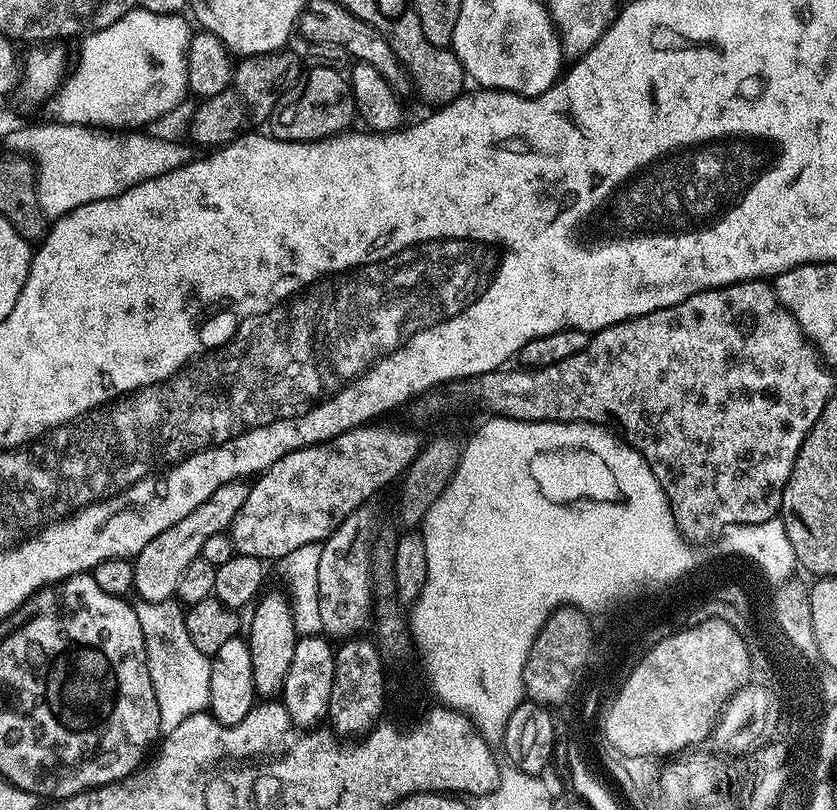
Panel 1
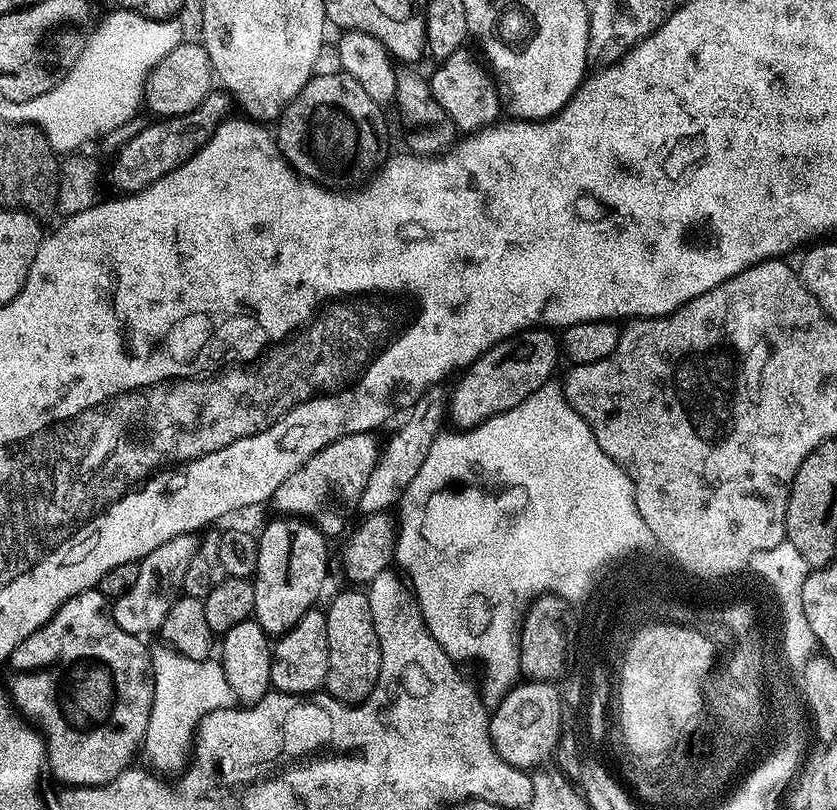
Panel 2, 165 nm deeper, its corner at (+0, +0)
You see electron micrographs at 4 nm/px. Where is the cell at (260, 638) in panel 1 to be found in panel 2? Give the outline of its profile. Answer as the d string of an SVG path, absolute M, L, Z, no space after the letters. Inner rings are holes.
M276 518L258 532L258 566L252 585L254 586L254 610L252 616L270 638L284 636L296 625L302 614L313 611L316 599L324 588L328 576L328 544L323 532L315 524L303 518Z

